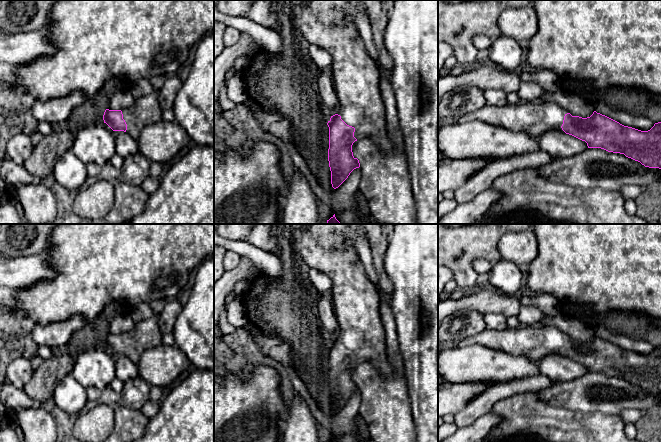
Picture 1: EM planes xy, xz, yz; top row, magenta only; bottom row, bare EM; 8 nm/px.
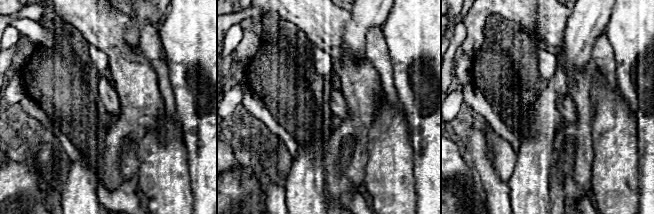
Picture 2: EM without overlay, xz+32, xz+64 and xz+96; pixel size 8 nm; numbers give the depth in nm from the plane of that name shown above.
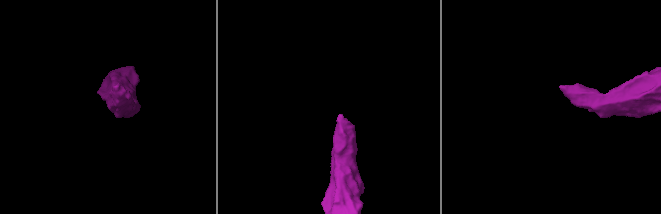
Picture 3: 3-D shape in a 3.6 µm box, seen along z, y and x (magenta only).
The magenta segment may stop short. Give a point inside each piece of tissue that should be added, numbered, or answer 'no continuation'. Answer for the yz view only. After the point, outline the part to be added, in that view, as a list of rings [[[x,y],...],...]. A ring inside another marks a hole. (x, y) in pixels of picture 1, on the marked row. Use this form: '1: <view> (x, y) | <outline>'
1: yz (535, 118) | [[[535,100],[517,104],[505,104],[502,107],[485,105],[468,113],[455,123],[481,121],[489,125],[503,127],[512,132],[523,132],[540,140],[543,134],[552,131],[565,133],[561,126],[564,116],[569,113],[558,104],[549,100]]]

